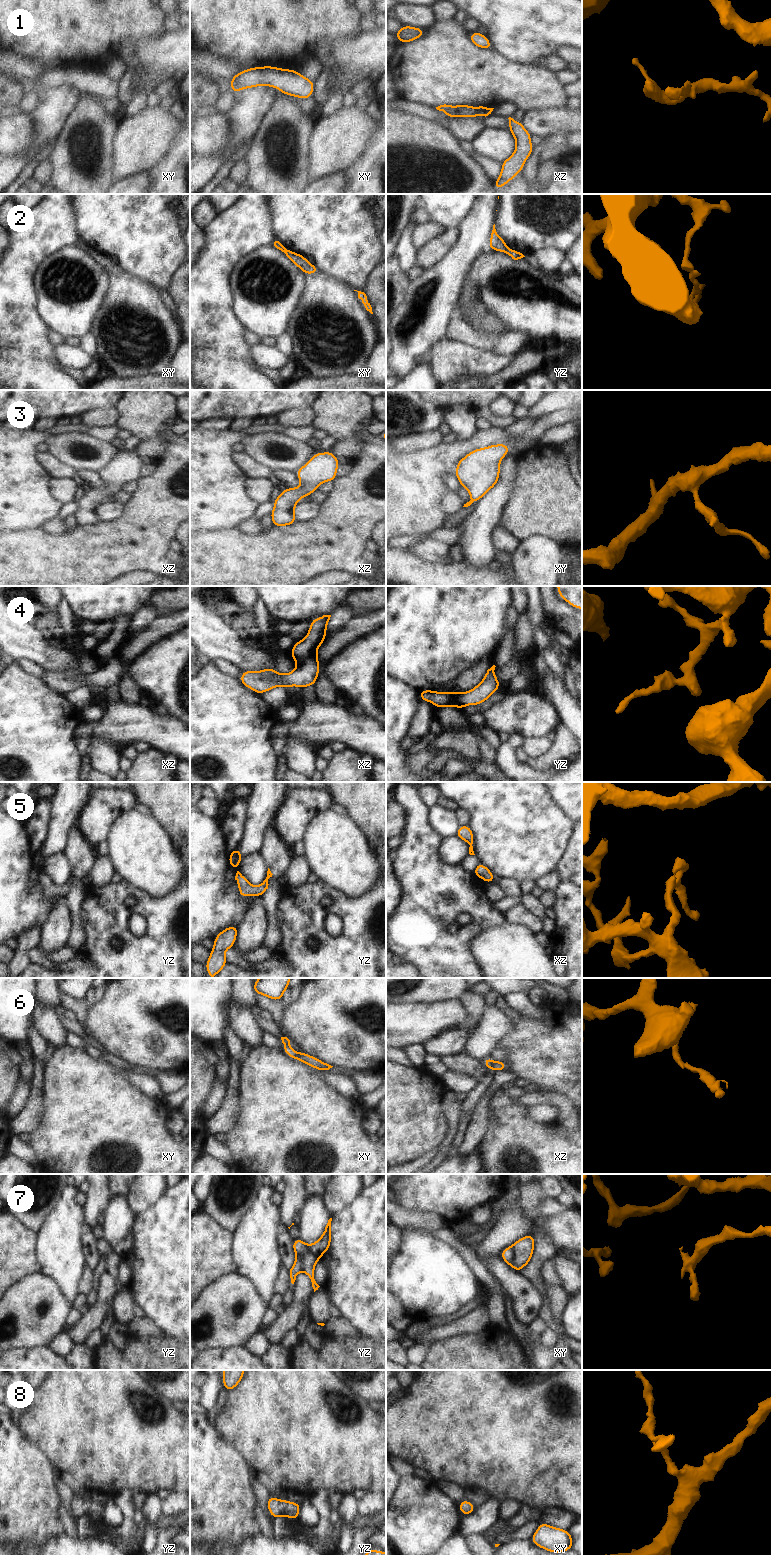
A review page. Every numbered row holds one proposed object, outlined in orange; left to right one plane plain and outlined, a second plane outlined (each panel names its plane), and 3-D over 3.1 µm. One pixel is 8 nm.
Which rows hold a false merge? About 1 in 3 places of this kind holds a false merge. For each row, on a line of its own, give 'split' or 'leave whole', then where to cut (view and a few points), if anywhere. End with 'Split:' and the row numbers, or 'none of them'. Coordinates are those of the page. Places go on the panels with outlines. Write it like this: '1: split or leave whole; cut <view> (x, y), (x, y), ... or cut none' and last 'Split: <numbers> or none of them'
1: leave whole; cut none
2: split; cut xy (286, 249), (282, 251)
3: leave whole; cut none
4: leave whole; cut none
5: leave whole; cut none
6: split; cut xz (494, 1062), (491, 1068)
7: split; cut xy (512, 1246), (513, 1264), (511, 1266)
8: leave whole; cut none
Split: 2, 6, 7

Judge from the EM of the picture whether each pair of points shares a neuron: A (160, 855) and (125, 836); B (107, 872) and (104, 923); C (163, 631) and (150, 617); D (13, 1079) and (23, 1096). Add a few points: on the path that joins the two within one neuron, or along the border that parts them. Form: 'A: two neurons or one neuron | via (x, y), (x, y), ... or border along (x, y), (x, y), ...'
A: one neuron | via (151, 855), (147, 855), (134, 842)
B: two neurons | border along (110, 881), (101, 886), (92, 886)
C: two neurons | border along (160, 616), (137, 636)
D: two neurons | border along (22, 1078), (10, 1102)

